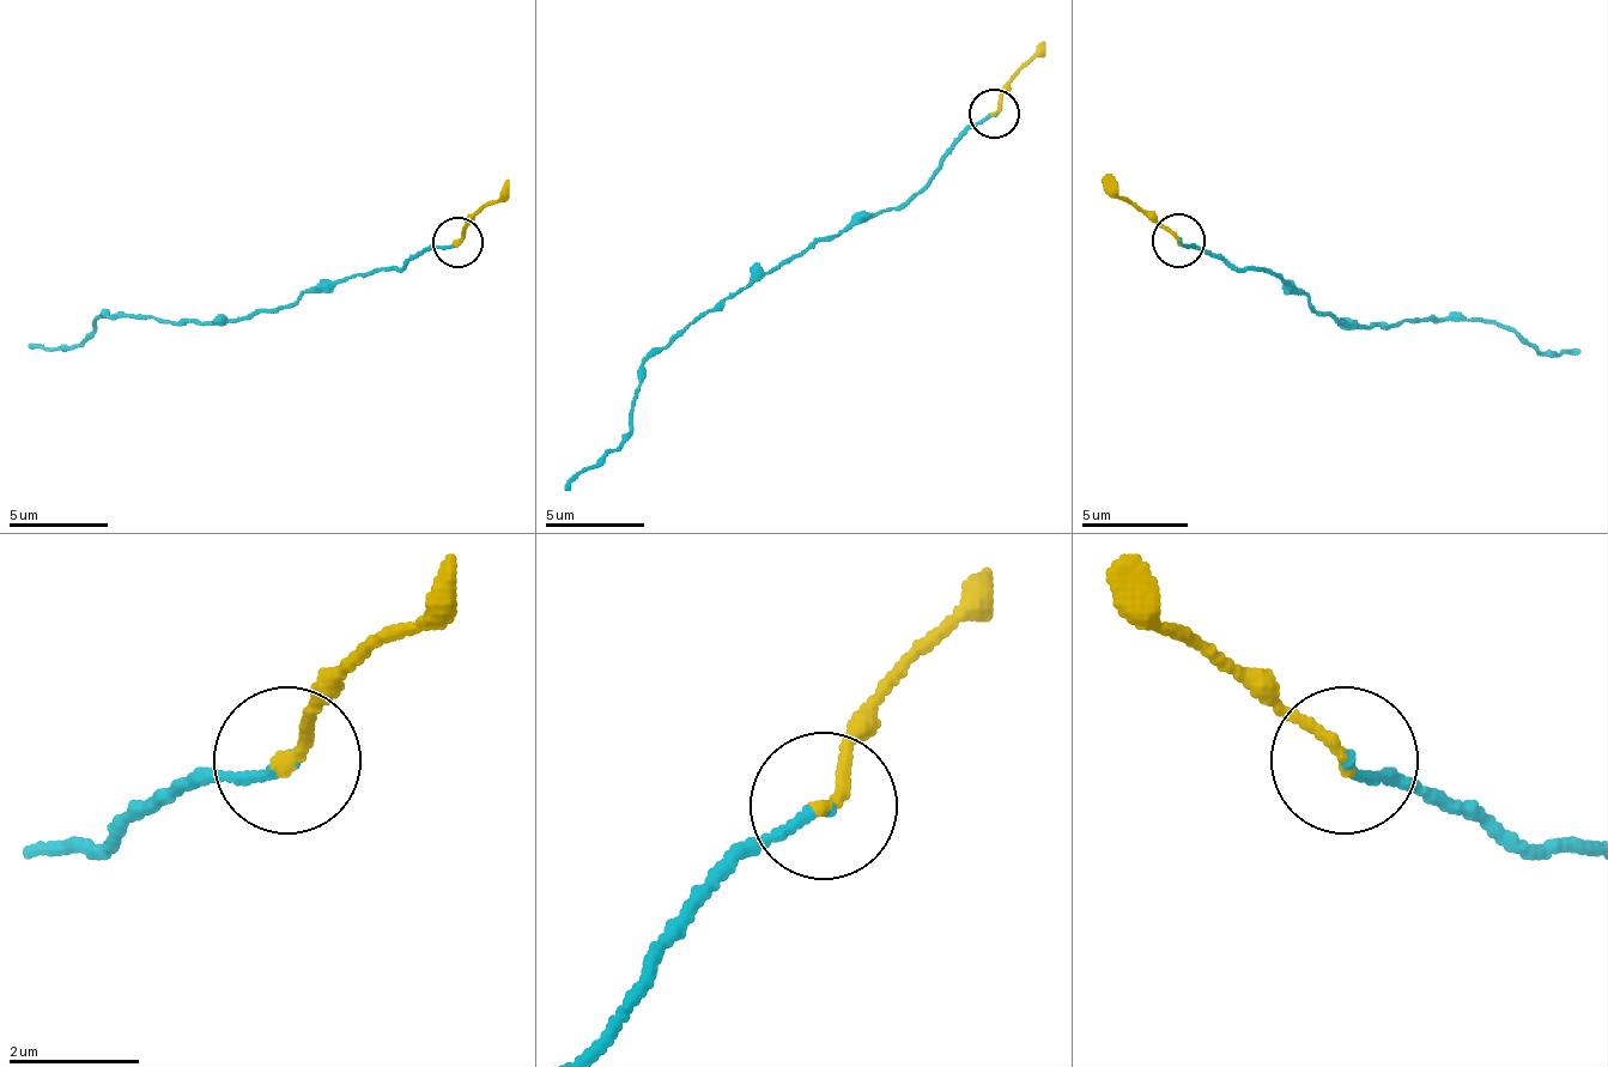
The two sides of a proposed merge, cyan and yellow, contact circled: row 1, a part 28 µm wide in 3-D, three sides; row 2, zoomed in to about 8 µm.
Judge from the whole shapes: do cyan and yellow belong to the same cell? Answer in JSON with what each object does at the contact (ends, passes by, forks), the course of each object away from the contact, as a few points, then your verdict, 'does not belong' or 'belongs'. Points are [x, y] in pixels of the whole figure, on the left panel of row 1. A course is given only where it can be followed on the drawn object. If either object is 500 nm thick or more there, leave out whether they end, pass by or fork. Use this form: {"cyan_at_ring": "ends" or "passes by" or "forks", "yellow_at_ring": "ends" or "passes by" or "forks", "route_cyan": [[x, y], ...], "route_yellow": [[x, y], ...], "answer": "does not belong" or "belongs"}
{"cyan_at_ring": "ends", "yellow_at_ring": "ends", "route_cyan": [[456, 243], [426, 248], [401, 268], [316, 283], [247, 317], [162, 322], [107, 317], [67, 347], [26, 347]], "route_yellow": [[456, 243], [505, 179]], "answer": "belongs"}

